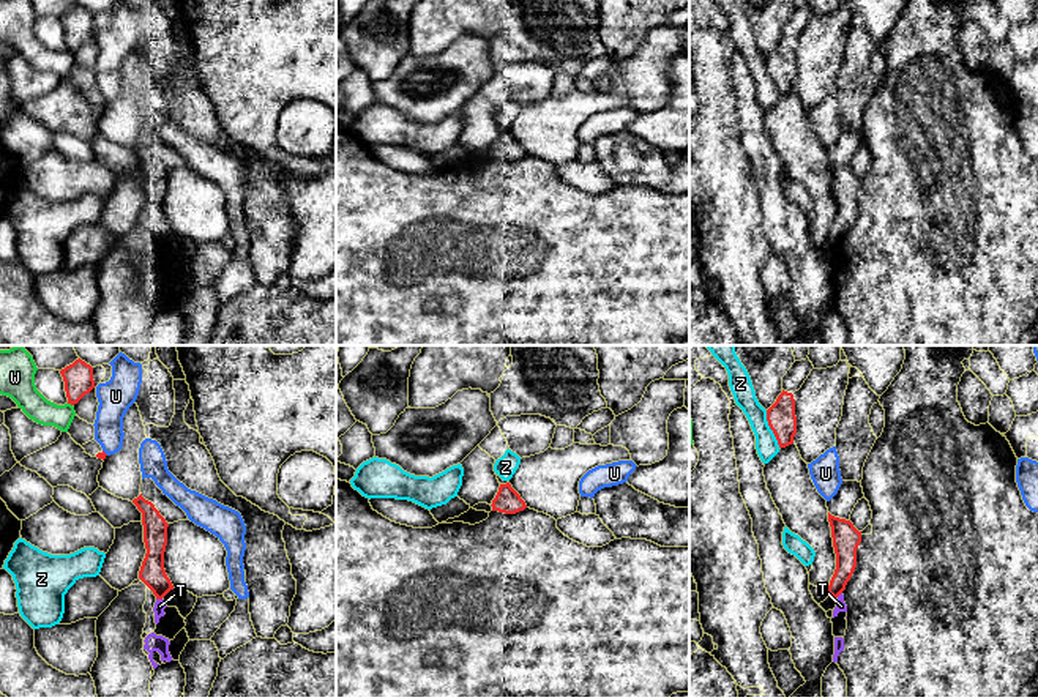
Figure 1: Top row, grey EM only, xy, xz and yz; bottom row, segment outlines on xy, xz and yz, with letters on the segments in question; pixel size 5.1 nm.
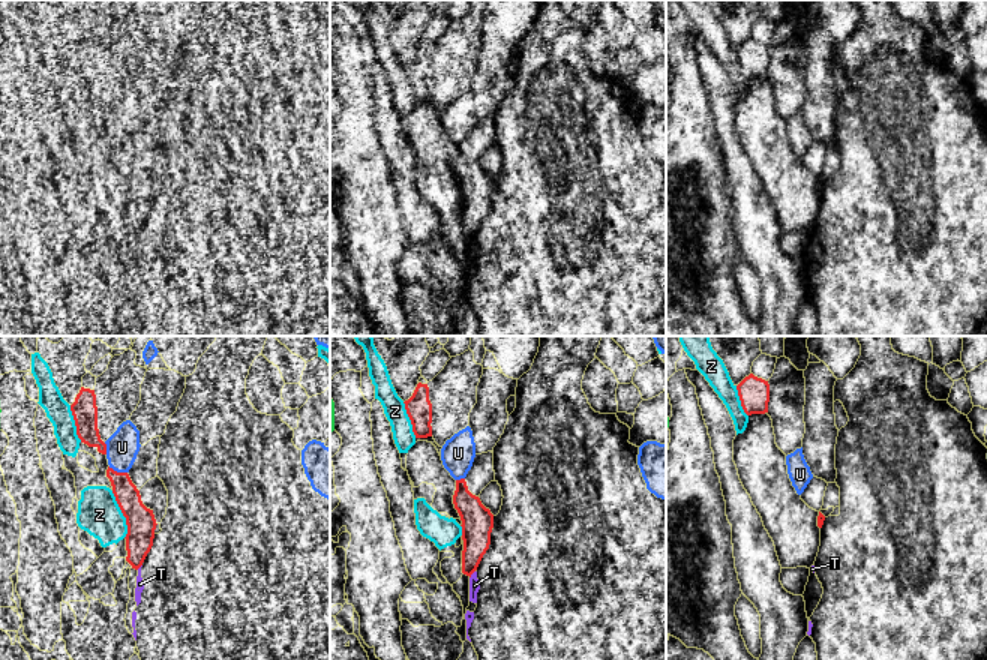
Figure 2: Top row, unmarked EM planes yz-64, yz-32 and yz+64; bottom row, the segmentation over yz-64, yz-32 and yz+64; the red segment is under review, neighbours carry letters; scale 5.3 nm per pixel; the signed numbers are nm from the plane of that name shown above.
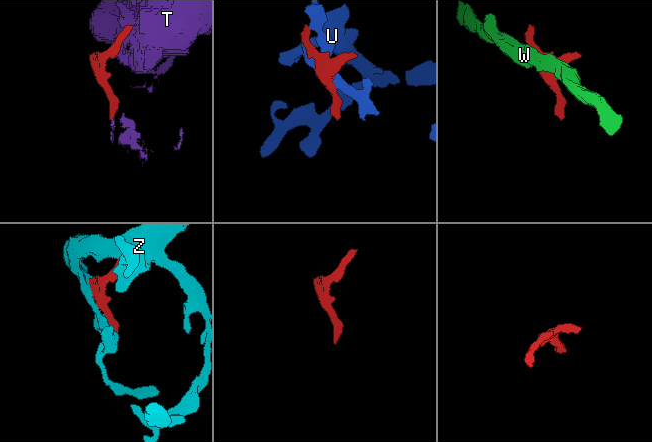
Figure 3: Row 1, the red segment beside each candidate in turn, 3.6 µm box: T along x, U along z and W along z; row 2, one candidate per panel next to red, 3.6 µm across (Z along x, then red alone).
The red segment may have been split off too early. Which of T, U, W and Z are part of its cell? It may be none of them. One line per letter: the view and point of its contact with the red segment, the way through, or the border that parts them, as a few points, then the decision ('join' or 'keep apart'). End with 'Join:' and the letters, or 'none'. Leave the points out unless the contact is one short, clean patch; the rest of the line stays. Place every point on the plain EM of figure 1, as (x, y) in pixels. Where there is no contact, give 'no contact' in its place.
T: contact xy (160, 245); keep apart
U: contact xy (104, 100); keep apart
W: contact xy (70, 49); border xy (68, 49), (71, 52); keep apart
Z: contact yz (770, 74); keep apart
Join: none

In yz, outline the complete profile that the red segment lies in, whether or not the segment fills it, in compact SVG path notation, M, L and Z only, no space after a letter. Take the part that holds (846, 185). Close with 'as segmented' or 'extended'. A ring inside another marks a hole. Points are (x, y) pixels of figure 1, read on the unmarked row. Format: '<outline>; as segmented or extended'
M830 159L828 169L836 200L836 216L828 232L828 241L838 244L846 237L857 214L857 196L861 189L861 178L850 167L835 164Z; as segmented

